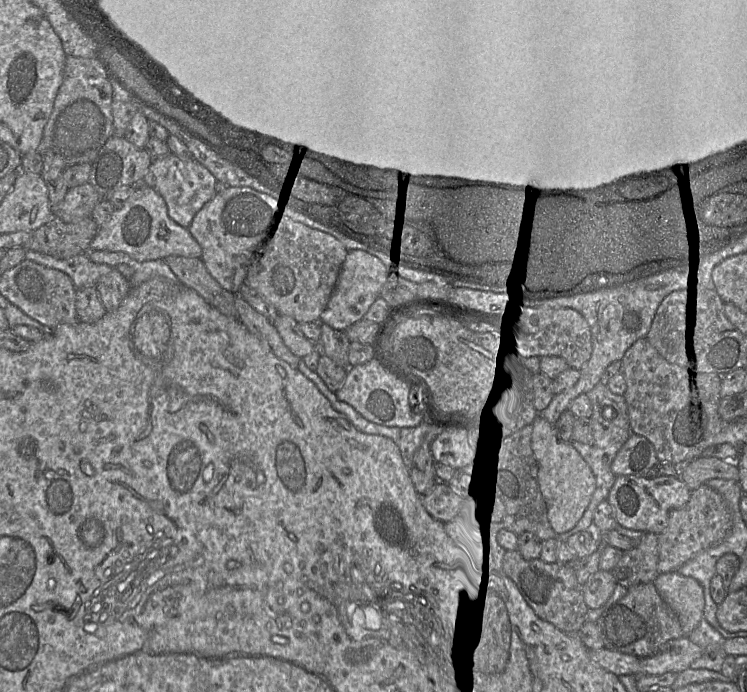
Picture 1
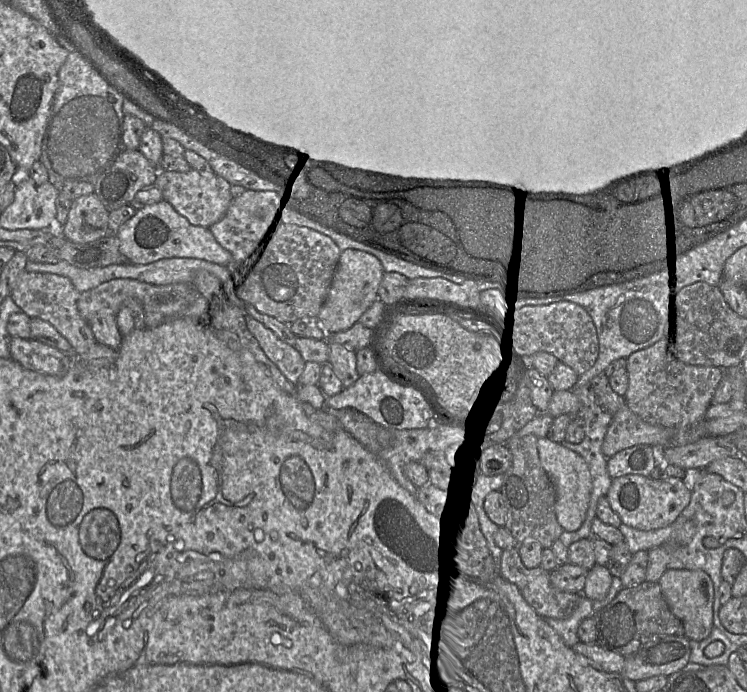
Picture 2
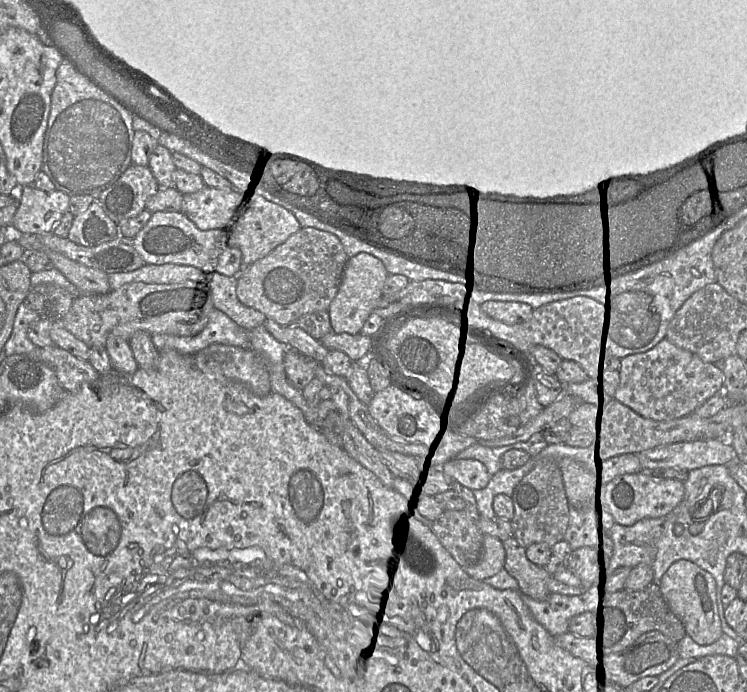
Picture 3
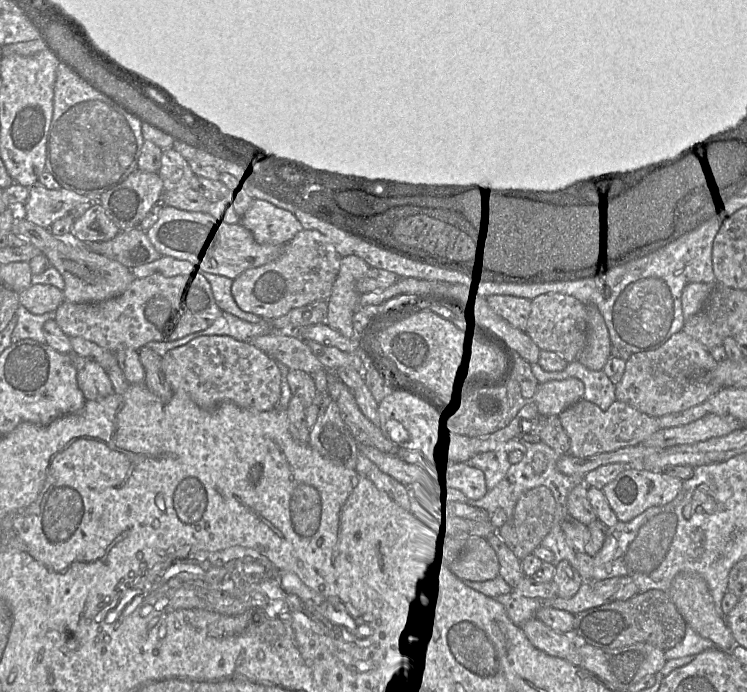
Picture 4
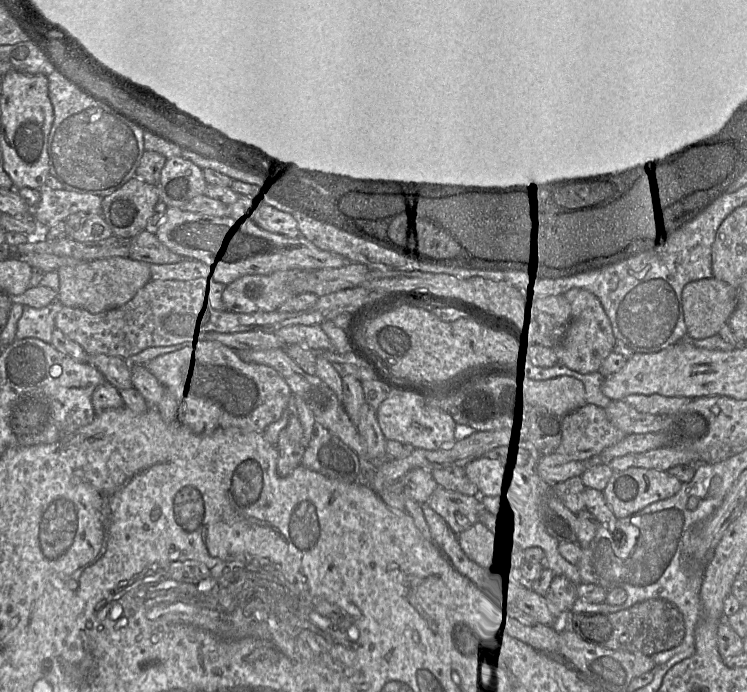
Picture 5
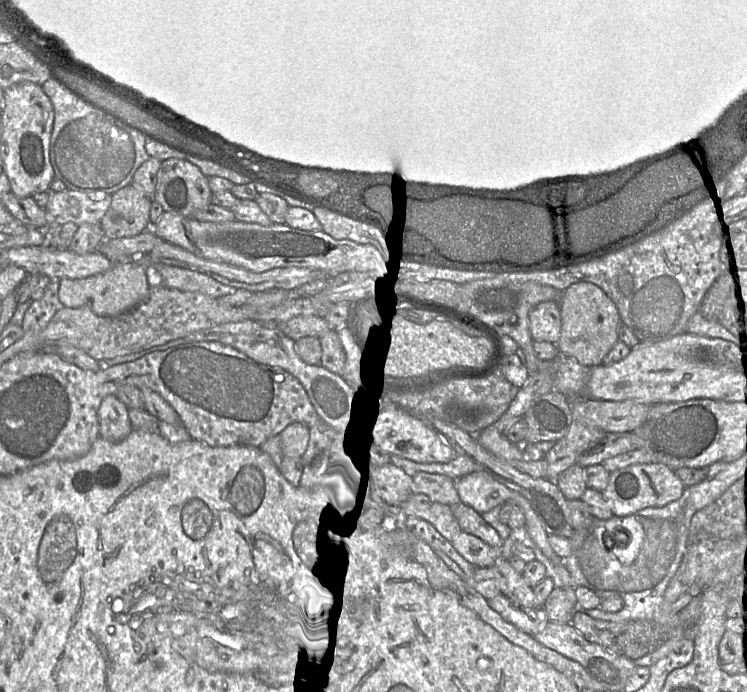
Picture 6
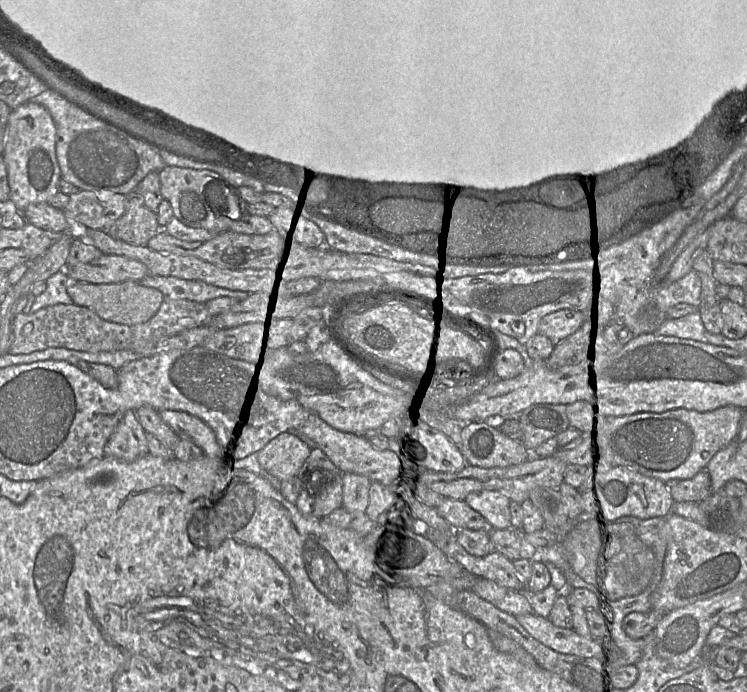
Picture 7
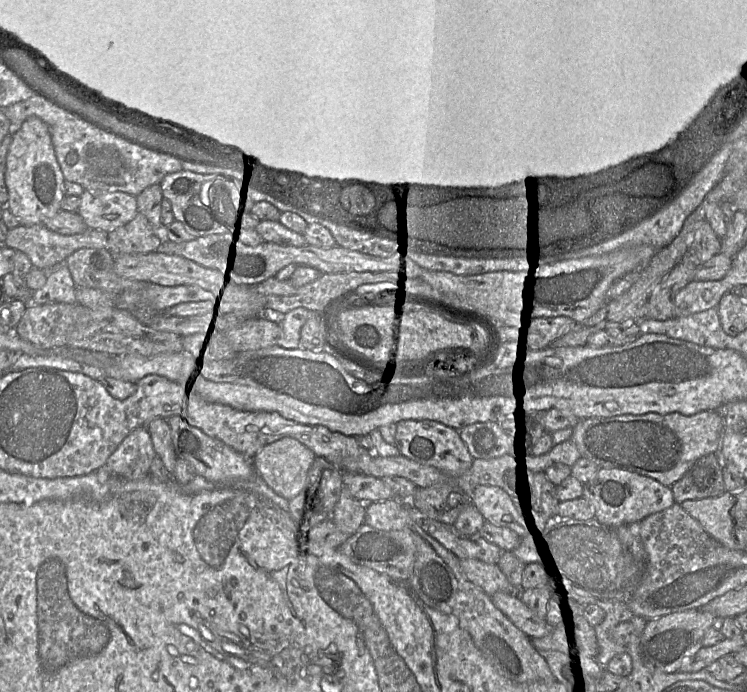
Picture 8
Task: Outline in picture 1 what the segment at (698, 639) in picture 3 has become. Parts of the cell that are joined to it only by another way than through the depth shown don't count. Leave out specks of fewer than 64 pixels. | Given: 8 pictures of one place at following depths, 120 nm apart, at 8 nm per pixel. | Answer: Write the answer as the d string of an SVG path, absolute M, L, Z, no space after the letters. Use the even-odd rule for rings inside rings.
M677 572L659 574L654 584L659 595L677 615L683 636L688 637L703 618L703 587L696 579Z

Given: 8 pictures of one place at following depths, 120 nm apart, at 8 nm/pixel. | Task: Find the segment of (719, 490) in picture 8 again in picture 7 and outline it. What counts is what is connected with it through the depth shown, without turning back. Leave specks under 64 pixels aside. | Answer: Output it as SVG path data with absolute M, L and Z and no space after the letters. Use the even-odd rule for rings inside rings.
M706 467L691 479L674 479L666 484L675 502L691 501L699 504L714 493Z

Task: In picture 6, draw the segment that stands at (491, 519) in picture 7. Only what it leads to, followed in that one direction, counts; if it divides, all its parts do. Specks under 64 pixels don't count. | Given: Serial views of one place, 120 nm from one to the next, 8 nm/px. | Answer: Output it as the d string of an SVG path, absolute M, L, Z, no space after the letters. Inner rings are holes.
M483 469L455 481L461 502L481 515L512 498L512 490Z

